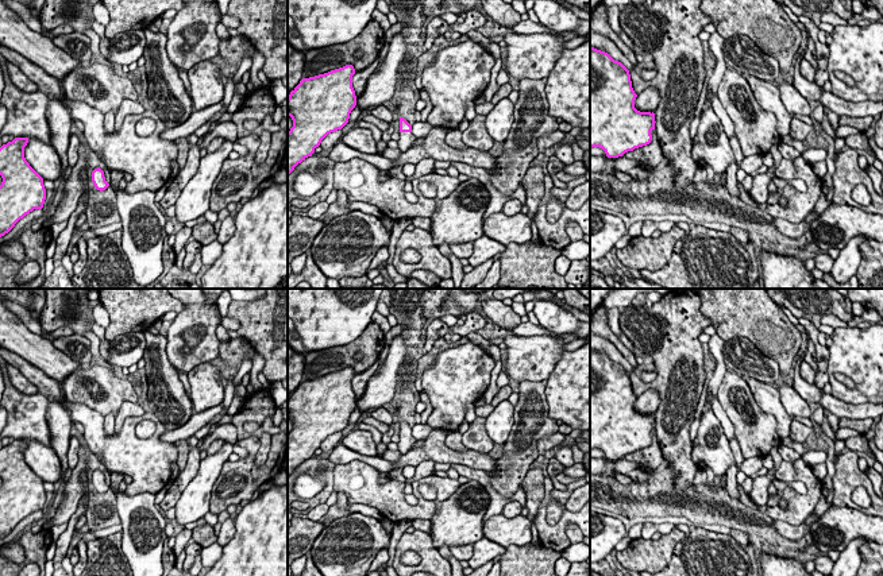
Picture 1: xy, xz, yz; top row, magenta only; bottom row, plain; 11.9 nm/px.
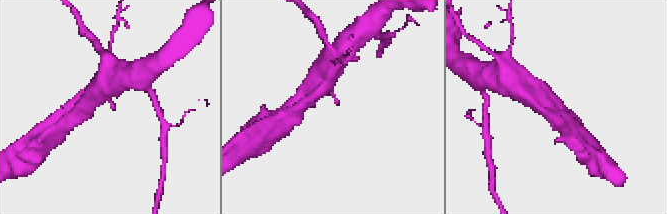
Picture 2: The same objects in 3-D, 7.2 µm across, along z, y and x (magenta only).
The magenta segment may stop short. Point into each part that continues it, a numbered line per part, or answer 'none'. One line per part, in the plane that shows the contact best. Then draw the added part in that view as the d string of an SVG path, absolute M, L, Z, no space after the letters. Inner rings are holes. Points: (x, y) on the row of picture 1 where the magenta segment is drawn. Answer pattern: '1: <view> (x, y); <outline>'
1: xz (407, 139); M398 132L398 134L400 134L400 139L397 140L398 150L401 152L405 152L406 150L409 150L412 147L416 138L414 138L413 132Z

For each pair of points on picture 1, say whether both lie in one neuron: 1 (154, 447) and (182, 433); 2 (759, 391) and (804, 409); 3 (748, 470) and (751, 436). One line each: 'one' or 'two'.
1: two
2: two
3: two

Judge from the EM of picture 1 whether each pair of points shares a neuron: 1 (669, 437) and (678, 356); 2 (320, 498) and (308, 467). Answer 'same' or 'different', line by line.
1: same
2: same

